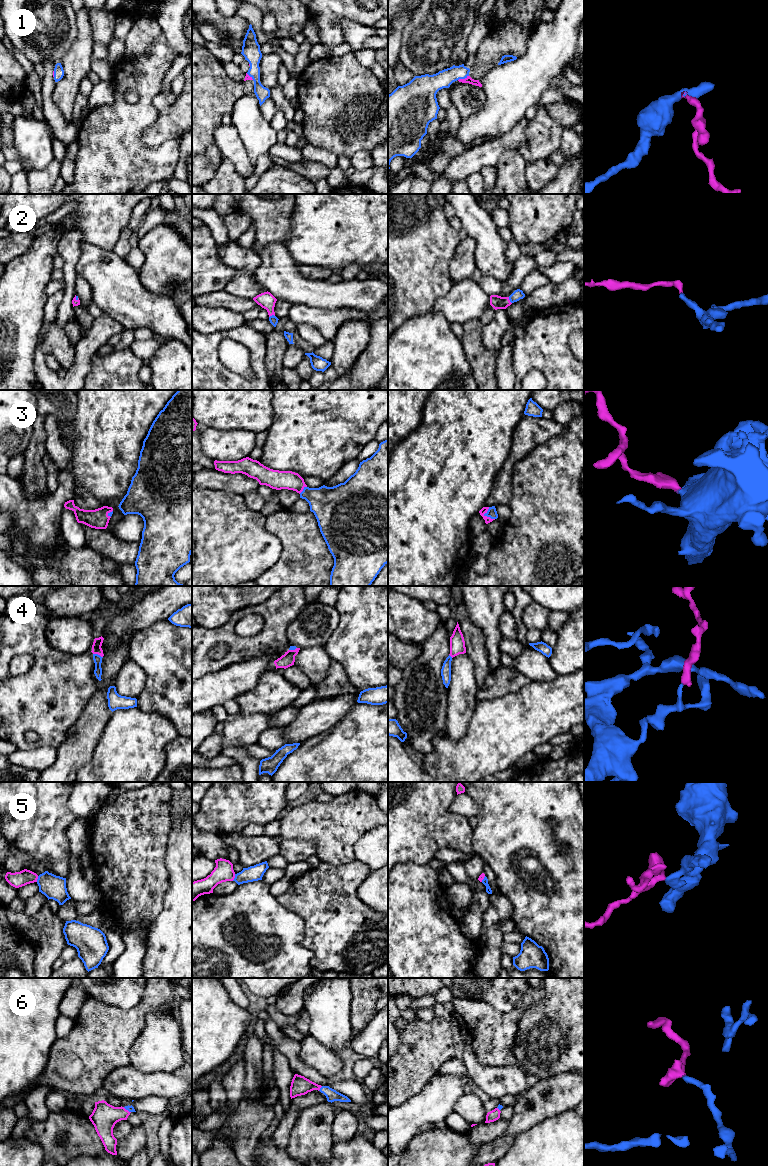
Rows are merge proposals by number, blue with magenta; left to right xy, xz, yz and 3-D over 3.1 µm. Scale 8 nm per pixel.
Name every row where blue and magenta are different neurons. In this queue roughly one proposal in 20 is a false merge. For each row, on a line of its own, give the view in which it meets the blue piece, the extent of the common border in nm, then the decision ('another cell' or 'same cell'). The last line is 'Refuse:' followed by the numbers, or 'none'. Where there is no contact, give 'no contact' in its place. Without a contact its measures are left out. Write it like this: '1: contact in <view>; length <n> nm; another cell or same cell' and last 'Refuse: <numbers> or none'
1: contact in yz; length 100 nm; same cell
2: contact in yz; length 60 nm; same cell
3: contact in yz; length 120 nm; same cell
4: contact in xy; length 90 nm; same cell
5: contact in xz; length 60 nm; same cell
6: contact in xz; length 50 nm; same cell
Refuse: none

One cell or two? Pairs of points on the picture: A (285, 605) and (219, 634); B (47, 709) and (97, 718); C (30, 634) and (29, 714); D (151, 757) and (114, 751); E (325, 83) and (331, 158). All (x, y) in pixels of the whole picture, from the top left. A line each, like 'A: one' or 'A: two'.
A: one
B: two
C: one
D: one
E: two

